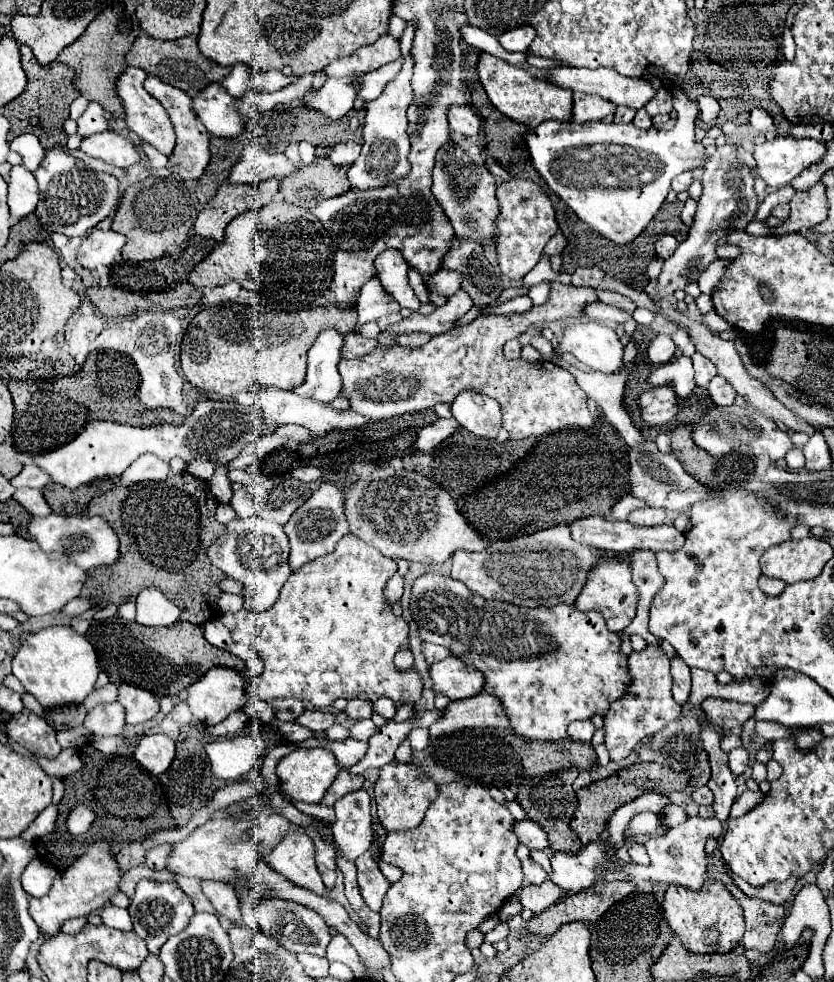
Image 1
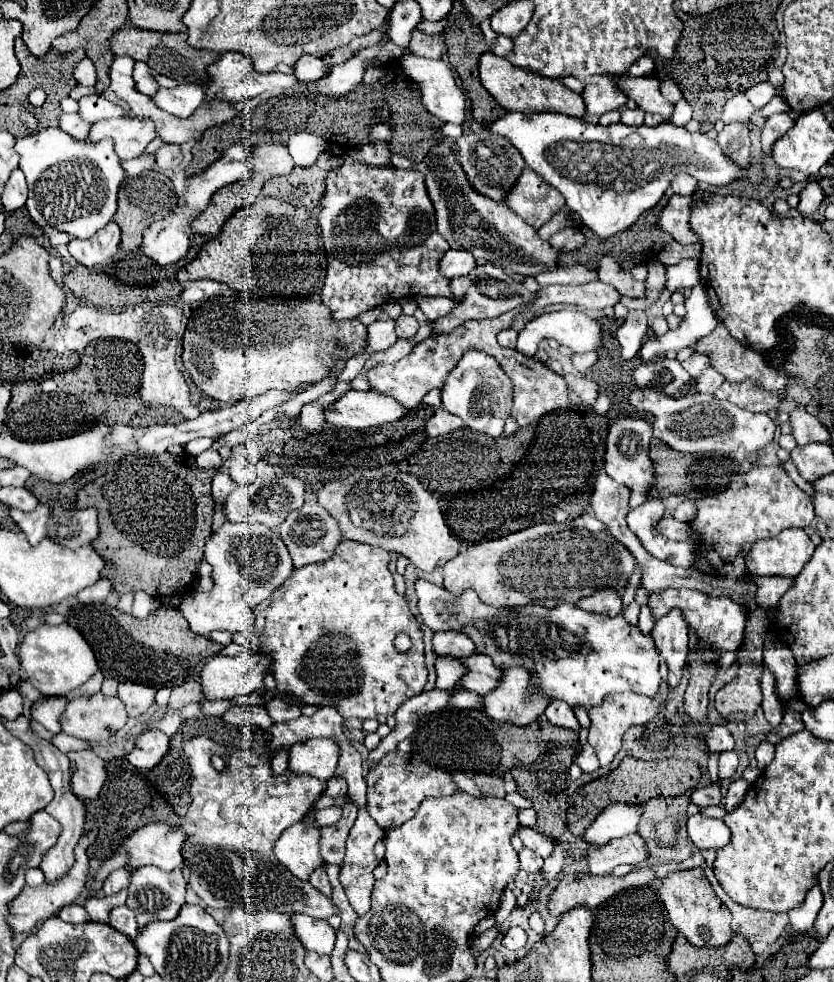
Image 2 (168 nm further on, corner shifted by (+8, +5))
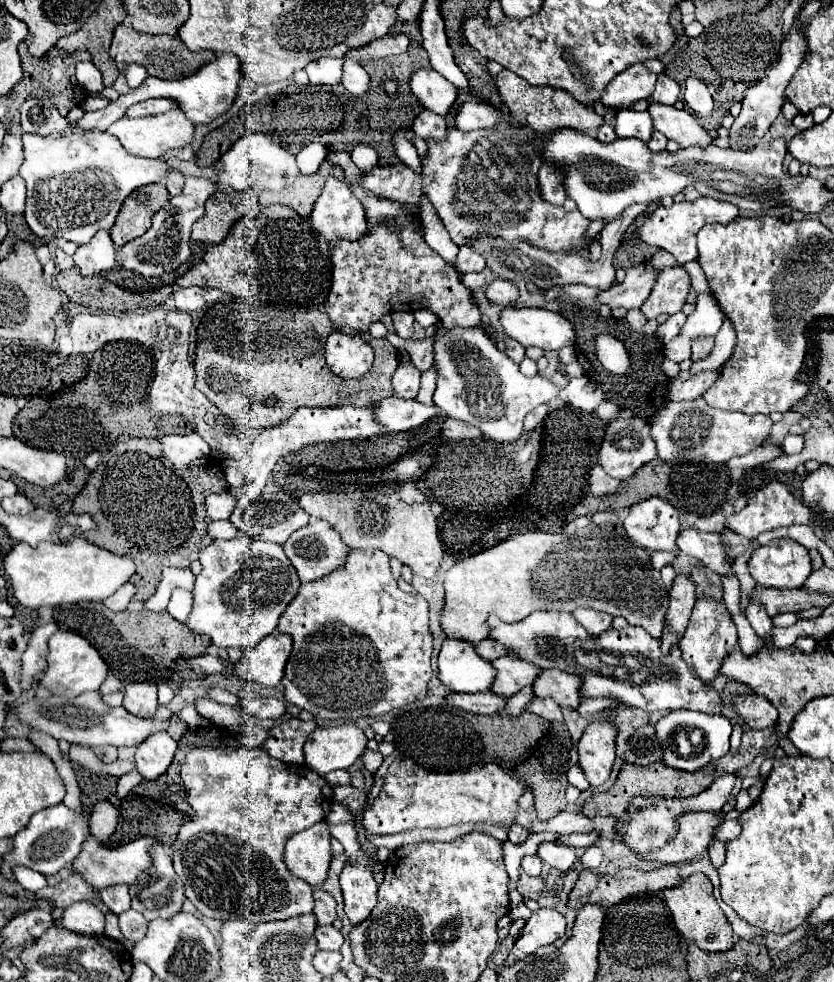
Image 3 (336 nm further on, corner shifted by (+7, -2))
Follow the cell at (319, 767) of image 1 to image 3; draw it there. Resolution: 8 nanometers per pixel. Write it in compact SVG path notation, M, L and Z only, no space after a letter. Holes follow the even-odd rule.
M348 722L348 724L318 724L304 744L304 758L306 758L306 764L314 772L318 772L320 776L324 776L332 770L348 770L364 754L366 742L368 742L368 738L364 736L364 732L354 722Z

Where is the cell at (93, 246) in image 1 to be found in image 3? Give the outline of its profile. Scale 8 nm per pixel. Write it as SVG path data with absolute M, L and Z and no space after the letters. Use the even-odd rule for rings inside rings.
M100 230L94 234L94 238L88 244L84 244L76 250L74 262L80 268L82 276L92 276L96 272L114 268L114 264L116 264L114 256L116 256L116 248L110 238L110 232Z

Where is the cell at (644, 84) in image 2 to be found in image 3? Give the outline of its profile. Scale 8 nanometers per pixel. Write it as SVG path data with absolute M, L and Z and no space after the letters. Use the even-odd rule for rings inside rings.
M650 102L648 112L654 118L654 126L668 140L678 142L680 148L688 148L688 146L700 146L700 148L704 148L704 146L708 146L708 144L714 142L714 138L684 108L664 106L664 104L658 104L658 102Z

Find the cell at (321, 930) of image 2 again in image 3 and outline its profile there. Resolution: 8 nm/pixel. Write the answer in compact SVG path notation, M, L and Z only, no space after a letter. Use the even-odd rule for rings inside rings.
M318 926L316 940L318 940L320 950L340 950L340 946L344 942L340 930L336 930L334 926Z

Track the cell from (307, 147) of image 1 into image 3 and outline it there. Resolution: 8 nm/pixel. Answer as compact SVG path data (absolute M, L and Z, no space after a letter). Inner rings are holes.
M311 143L301 149L296 155L296 162L304 175L309 175L318 170L326 159L328 149L321 143Z

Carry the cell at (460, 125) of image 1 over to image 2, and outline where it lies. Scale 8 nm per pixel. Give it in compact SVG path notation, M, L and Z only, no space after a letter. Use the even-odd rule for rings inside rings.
M403 55L399 63L411 79L419 81L423 103L429 113L443 123L465 123L465 95L457 87L453 73L443 59Z

